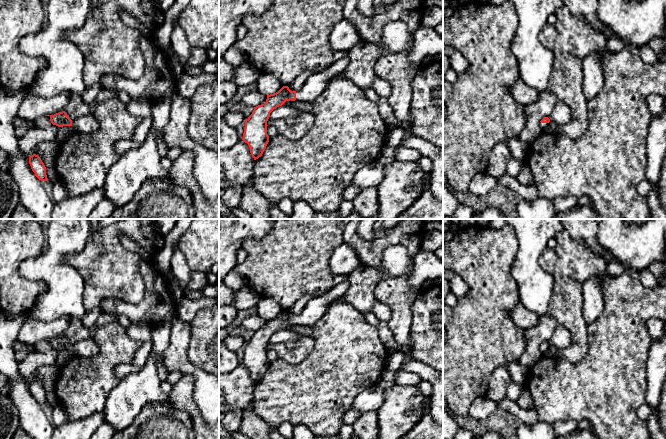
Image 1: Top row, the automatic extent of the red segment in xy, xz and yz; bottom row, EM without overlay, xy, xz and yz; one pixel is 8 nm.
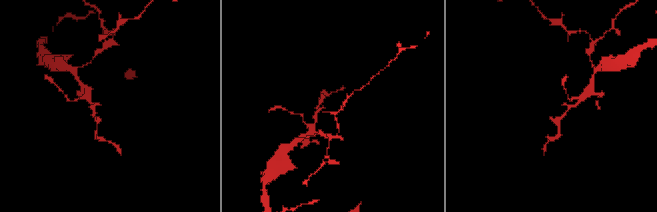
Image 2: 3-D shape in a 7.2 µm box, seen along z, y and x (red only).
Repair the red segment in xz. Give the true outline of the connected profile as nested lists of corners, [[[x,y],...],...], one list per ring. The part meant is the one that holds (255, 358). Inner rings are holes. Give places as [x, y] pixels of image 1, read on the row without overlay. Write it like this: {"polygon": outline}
{"polygon": [[[351,279],[335,285],[324,295],[315,296],[308,301],[303,311],[298,315],[291,315],[283,310],[278,316],[267,319],[264,328],[254,331],[252,338],[245,344],[242,364],[248,368],[254,384],[262,380],[269,366],[267,358],[267,345],[270,337],[286,325],[314,325],[327,311],[328,307],[350,287]]]}

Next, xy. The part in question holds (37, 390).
{"polygon": [[[33,378],[29,381],[29,388],[35,400],[41,405],[48,405],[46,391],[38,379]]]}

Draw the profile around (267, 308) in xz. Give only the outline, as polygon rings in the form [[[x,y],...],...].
[[[271,297],[261,298],[257,305],[257,315],[265,319],[274,318],[282,311],[283,308],[280,303]]]

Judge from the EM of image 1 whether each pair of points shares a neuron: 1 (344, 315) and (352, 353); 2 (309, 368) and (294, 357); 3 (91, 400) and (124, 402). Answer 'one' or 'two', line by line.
1: one
2: two
3: two

